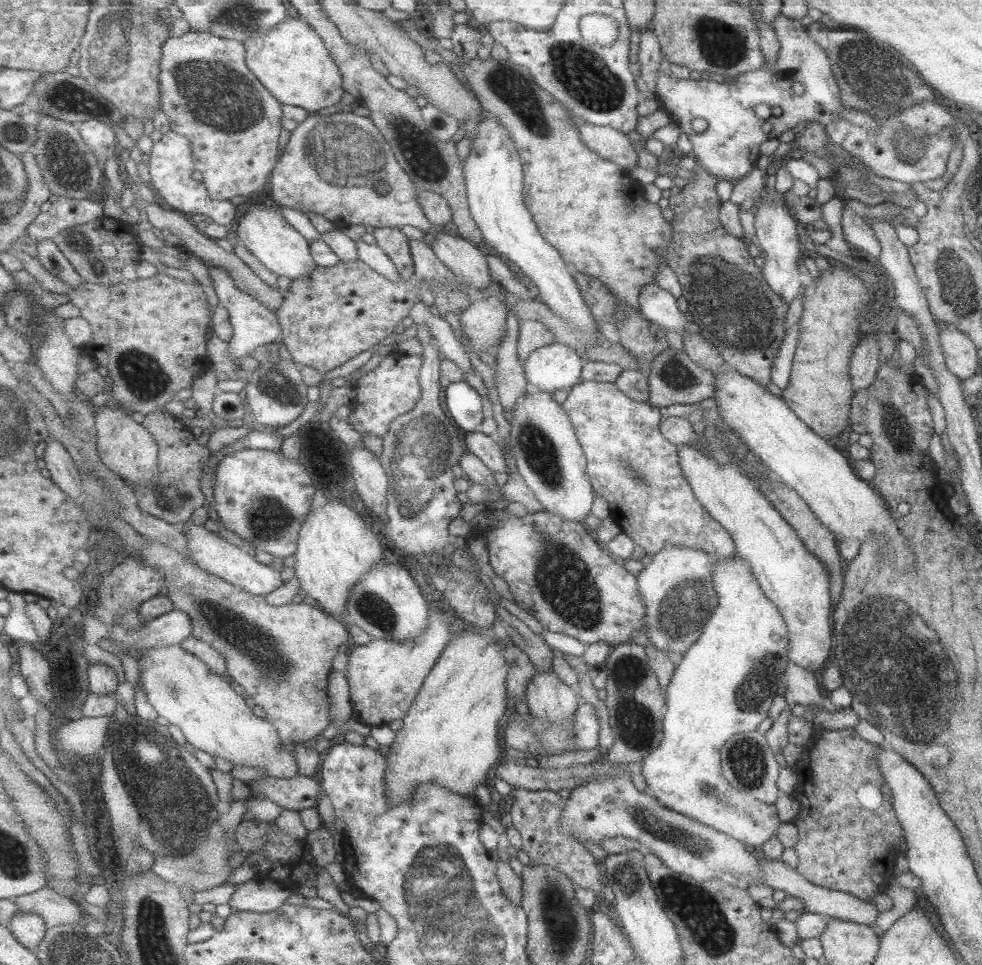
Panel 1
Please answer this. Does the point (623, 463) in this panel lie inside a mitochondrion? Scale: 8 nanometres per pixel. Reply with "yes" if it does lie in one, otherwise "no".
yes

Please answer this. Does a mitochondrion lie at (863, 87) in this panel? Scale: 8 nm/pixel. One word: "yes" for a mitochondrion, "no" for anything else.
yes

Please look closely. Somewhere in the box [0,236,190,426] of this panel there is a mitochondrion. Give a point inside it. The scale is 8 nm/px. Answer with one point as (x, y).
(144, 375)

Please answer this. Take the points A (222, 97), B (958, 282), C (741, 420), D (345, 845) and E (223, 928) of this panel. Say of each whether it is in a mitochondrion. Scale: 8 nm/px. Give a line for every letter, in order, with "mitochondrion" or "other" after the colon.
A: mitochondrion
B: mitochondrion
C: other
D: other
E: other

